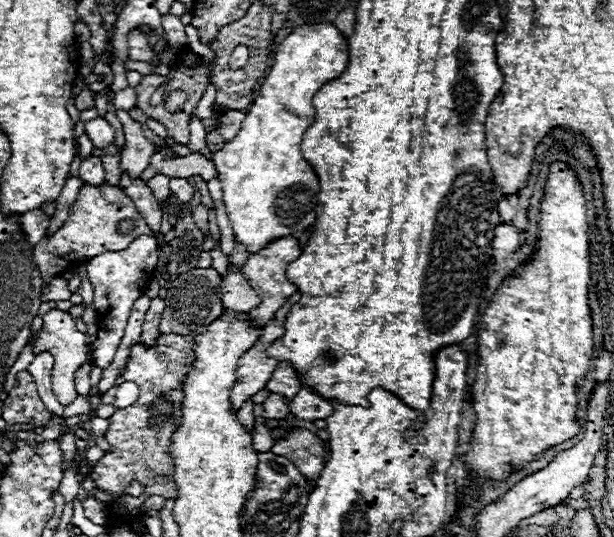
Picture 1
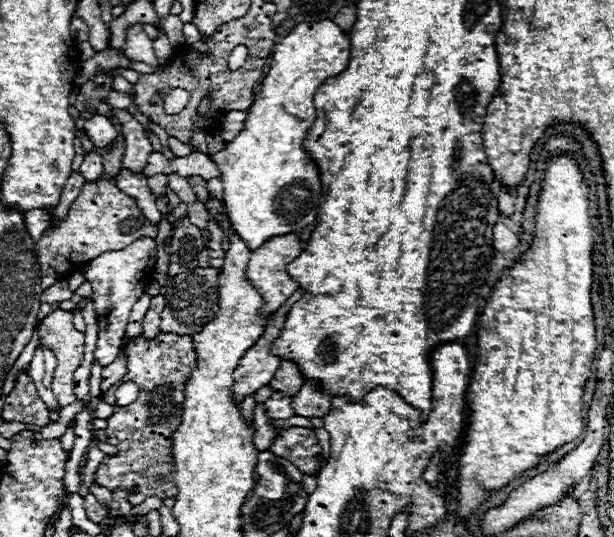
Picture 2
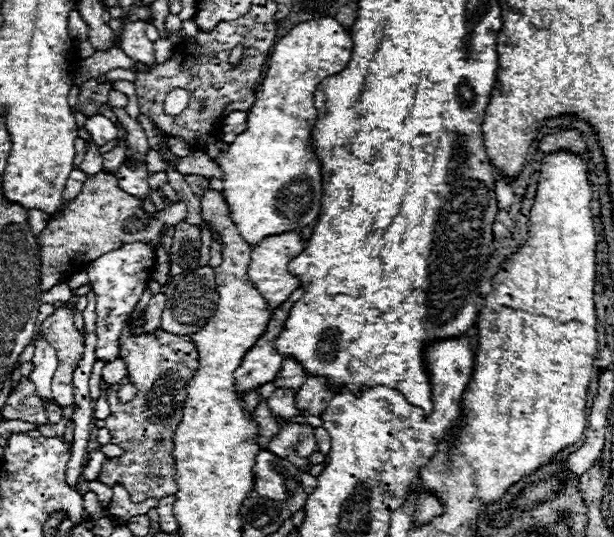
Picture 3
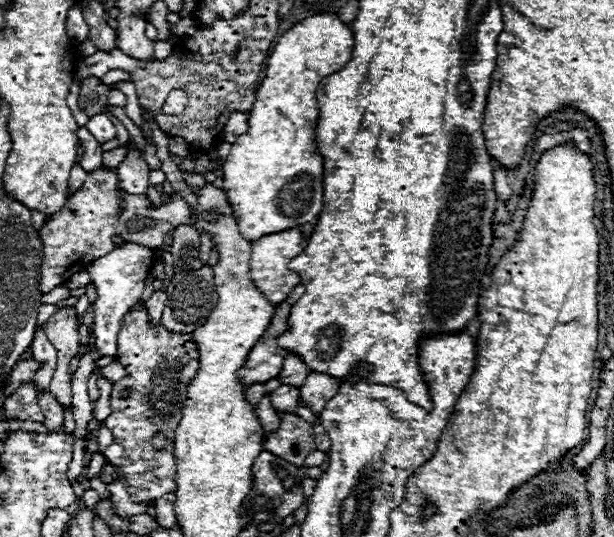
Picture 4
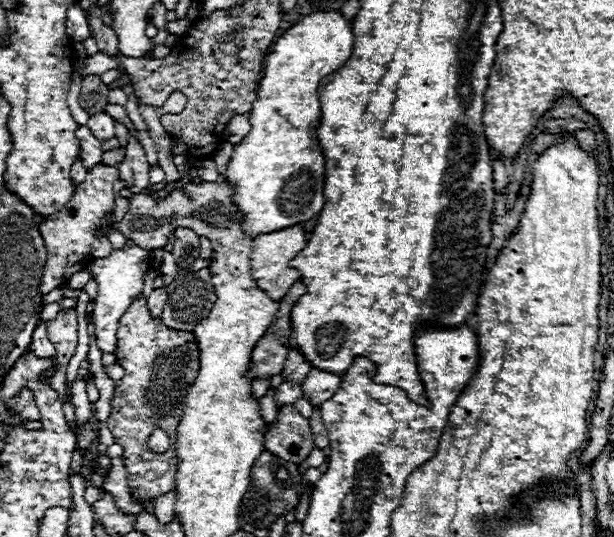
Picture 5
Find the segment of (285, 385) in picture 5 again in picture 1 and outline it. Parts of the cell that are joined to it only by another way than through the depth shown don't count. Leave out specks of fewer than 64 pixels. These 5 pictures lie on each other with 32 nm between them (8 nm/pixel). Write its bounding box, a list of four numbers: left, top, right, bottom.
[262,394,290,418]

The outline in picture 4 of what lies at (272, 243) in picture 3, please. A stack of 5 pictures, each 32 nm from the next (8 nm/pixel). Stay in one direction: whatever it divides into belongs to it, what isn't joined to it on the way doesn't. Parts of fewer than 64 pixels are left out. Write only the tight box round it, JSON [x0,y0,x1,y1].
[250,228,306,304]

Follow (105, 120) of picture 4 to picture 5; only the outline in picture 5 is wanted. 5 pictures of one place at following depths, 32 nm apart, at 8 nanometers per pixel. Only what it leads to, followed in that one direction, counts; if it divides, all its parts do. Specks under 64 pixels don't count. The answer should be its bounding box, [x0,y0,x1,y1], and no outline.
[86,112,114,142]

